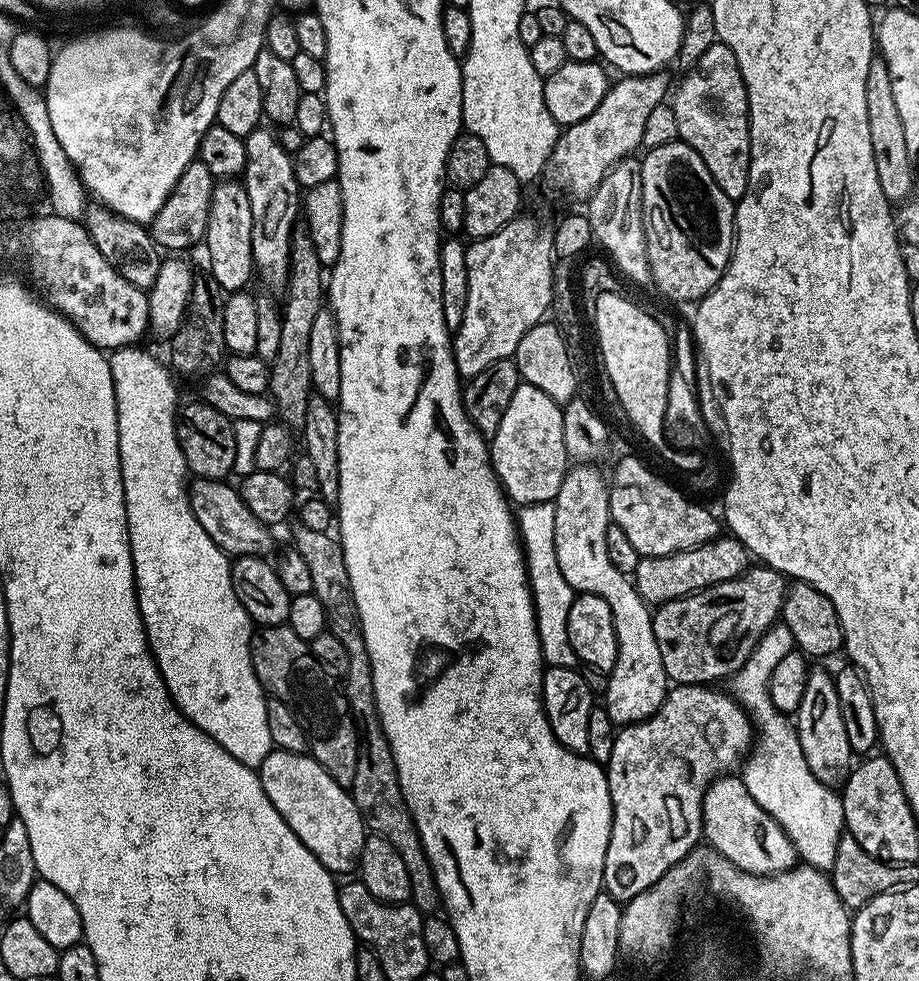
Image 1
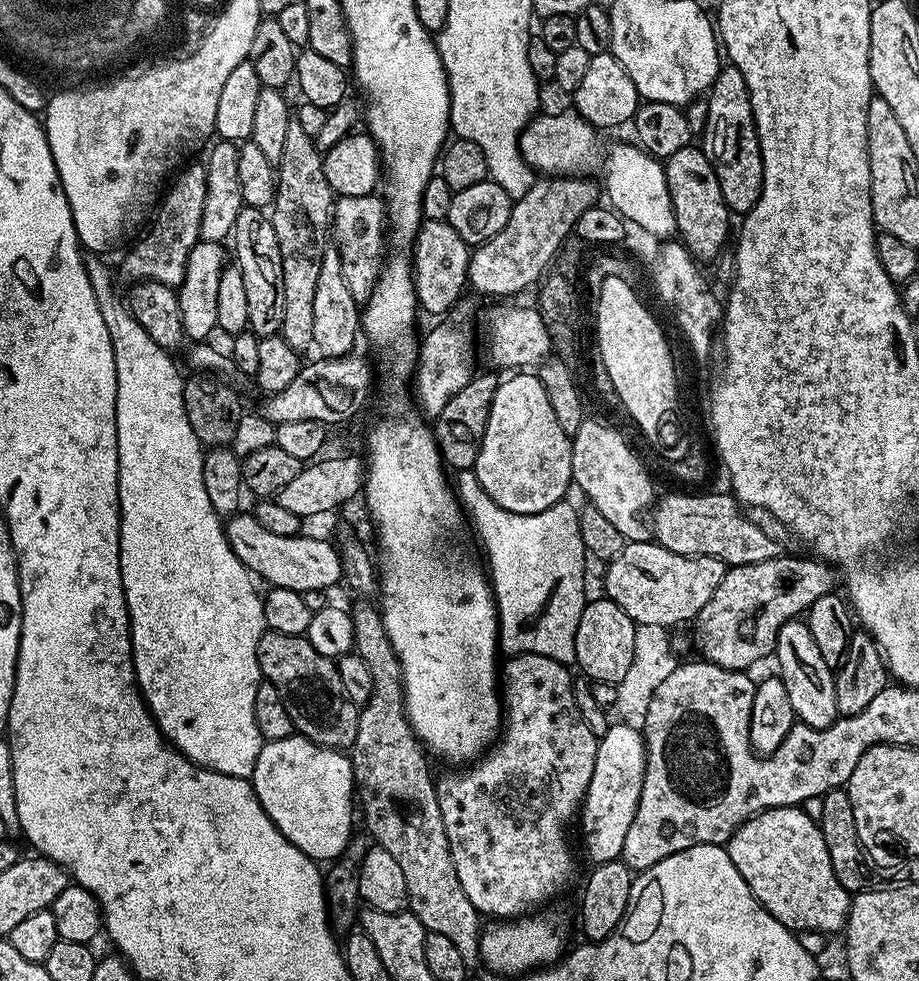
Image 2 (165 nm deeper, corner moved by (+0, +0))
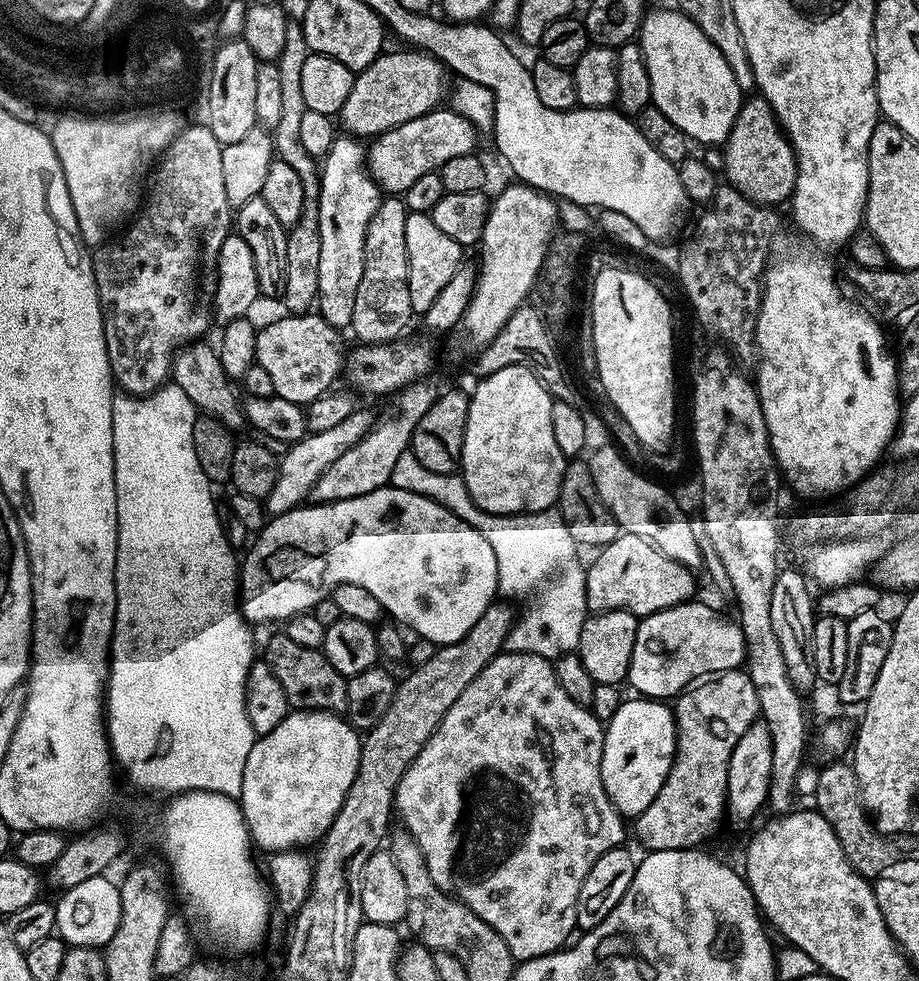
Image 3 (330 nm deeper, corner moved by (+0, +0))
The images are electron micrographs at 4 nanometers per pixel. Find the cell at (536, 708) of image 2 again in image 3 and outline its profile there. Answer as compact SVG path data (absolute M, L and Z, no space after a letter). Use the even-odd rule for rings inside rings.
M505 650L480 671L478 678L474 678L474 682L470 682L462 694L458 694L458 702L450 706L418 758L414 758L398 782L395 815L404 823L401 824L403 831L410 833L414 842L418 842L418 850L426 862L426 870L430 870L430 878L434 878L434 886L438 886L438 890L447 896L461 900L467 908L474 910L474 914L478 914L478 918L482 918L482 922L498 930L517 961L559 952L573 939L572 932L577 931L578 894L582 890L582 882L586 882L586 874L590 874L594 862L598 862L606 850L621 847L625 843L625 821L610 802L606 786L602 786L604 730L605 725L592 713L591 707L574 702L574 698L570 698L570 694L558 686L556 669L549 657Z

